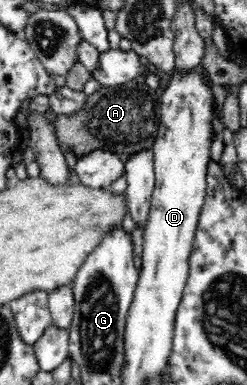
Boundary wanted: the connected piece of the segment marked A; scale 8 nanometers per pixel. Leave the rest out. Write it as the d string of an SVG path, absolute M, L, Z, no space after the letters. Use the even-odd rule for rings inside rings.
M149 78L132 79L113 89L101 87L91 96L80 111L72 114L51 114L54 133L62 152L72 152L76 157L100 149L114 154L133 155L152 148L160 128L161 91Z

